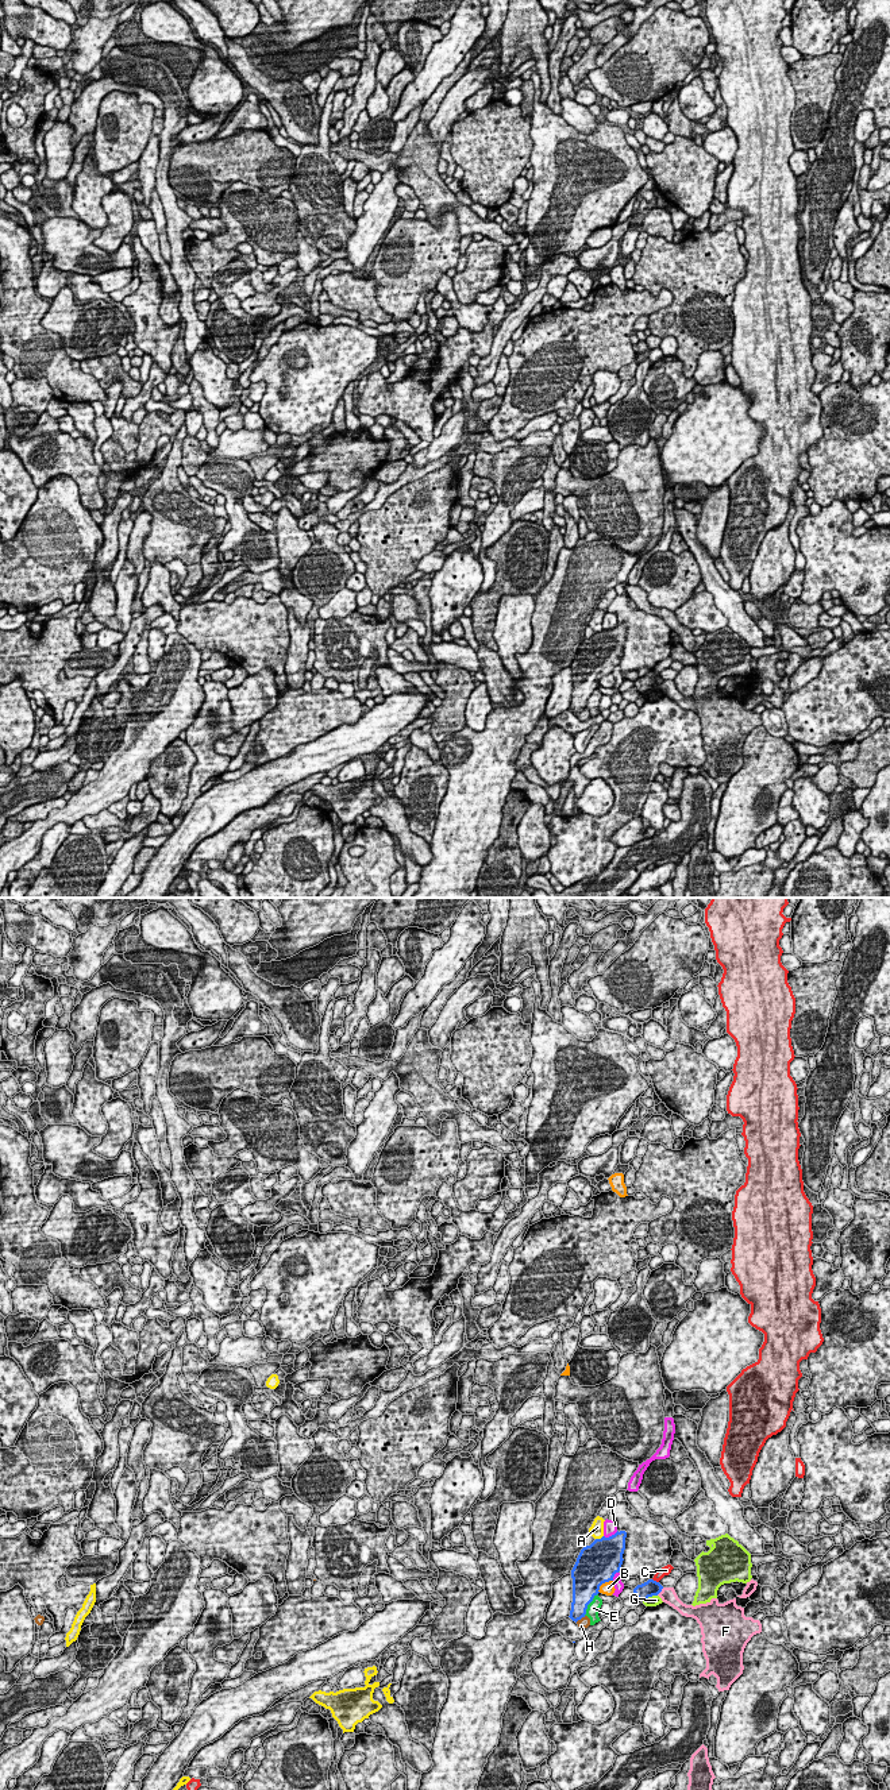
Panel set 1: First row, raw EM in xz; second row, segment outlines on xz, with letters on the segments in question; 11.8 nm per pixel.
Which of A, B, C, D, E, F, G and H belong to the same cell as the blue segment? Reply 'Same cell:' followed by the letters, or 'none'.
Same cell: none

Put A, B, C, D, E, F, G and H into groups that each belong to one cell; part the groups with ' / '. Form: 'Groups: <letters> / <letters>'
Groups: A / B / C / D / E / F / G / H

